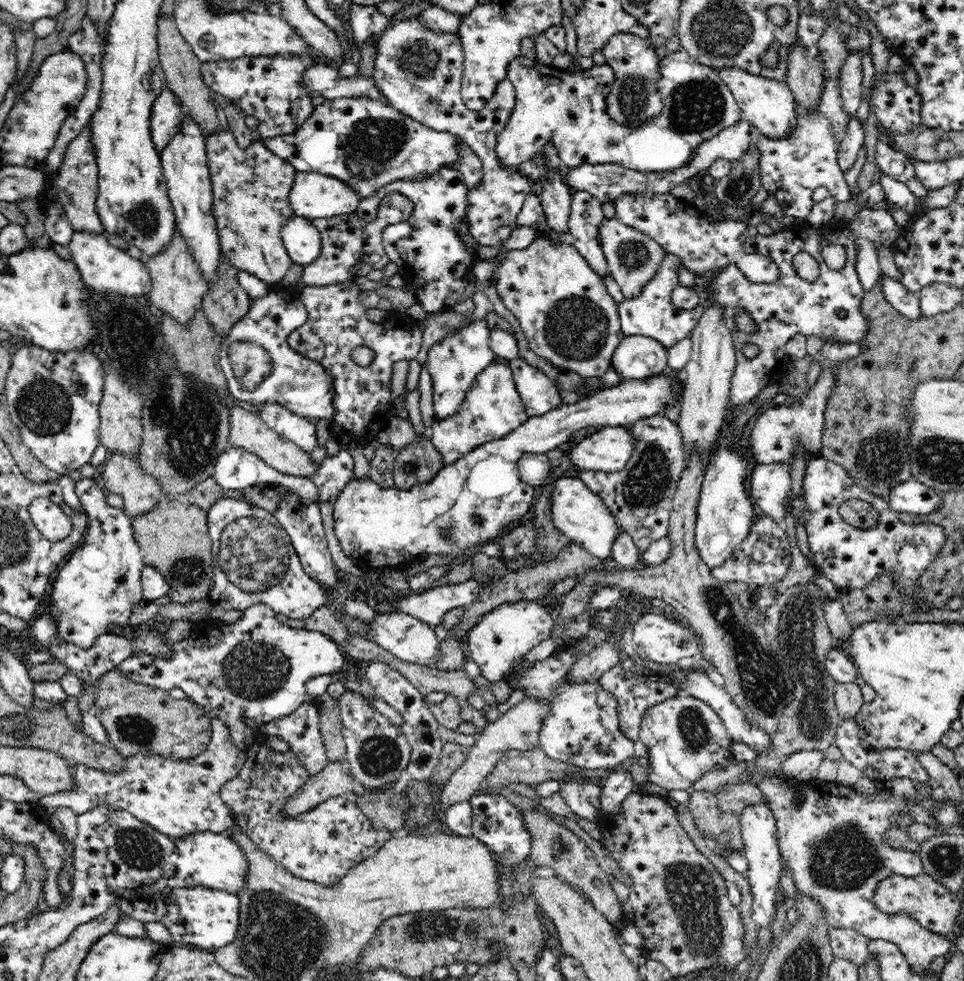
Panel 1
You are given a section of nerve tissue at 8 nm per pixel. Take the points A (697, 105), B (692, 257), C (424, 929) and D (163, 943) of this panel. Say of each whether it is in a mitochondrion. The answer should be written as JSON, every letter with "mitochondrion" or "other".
{"A":"mitochondrion","B":"other","C":"mitochondrion","D":"other"}

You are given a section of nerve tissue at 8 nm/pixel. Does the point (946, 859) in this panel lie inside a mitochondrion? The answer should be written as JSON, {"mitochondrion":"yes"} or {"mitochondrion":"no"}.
{"mitochondrion":"yes"}

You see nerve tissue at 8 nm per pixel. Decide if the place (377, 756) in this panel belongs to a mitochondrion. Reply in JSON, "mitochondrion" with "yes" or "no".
{"mitochondrion":"yes"}

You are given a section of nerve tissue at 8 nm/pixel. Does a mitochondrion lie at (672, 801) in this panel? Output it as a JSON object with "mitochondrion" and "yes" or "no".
{"mitochondrion":"no"}

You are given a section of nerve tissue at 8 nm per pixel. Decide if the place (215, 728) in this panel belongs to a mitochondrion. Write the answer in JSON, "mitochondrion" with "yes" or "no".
{"mitochondrion":"no"}

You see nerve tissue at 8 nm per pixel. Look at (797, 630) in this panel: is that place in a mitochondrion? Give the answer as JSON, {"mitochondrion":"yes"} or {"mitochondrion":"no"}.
{"mitochondrion":"yes"}

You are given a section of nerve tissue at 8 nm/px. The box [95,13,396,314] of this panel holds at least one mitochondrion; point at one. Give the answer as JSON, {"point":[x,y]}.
{"point":[144,217]}

